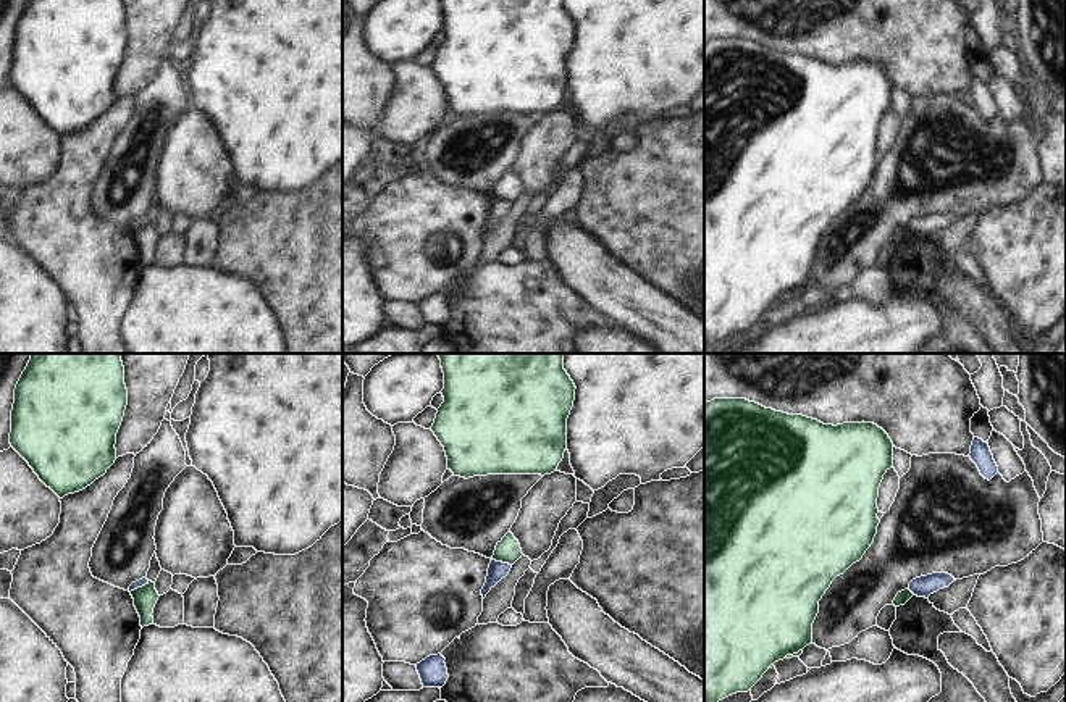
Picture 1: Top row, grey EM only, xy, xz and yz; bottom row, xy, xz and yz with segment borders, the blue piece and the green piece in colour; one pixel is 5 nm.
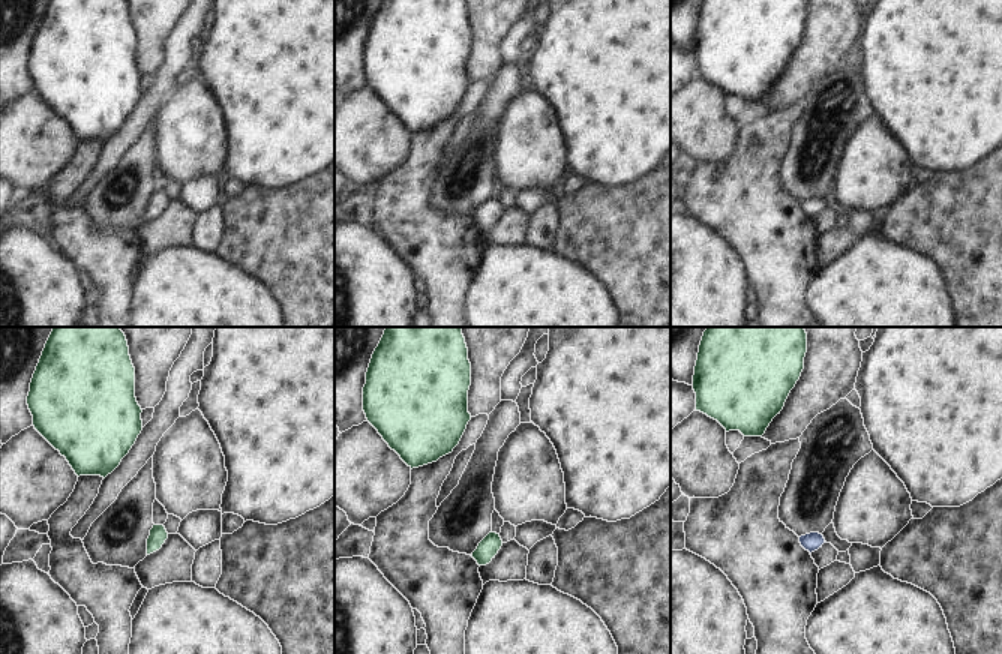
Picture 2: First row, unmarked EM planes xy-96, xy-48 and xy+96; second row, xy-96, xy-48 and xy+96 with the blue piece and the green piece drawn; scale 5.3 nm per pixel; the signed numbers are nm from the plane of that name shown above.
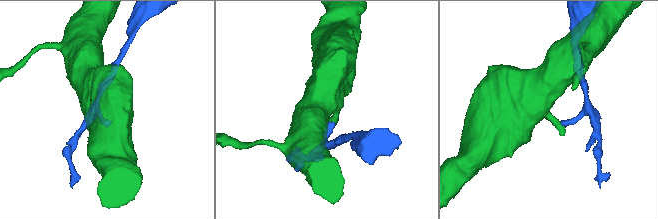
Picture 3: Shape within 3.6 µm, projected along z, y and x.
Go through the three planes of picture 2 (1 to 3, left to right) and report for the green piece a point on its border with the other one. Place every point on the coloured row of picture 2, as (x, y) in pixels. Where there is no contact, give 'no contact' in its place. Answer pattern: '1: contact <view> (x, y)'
1: no contact
2: no contact
3: no contact

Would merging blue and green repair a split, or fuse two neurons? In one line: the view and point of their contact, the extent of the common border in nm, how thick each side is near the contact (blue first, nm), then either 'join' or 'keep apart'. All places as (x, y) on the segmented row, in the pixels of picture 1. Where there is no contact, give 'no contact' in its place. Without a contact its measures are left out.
meets blue in xz at (501, 562); contact 110 nm long; 90 nm thick on the blue side, 120 nm on the other; keep apart

